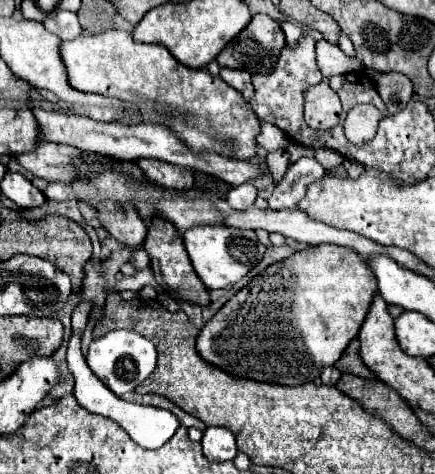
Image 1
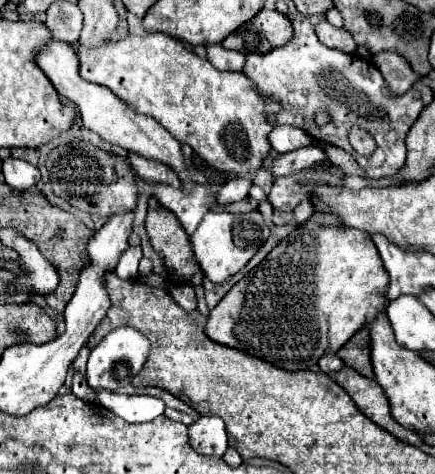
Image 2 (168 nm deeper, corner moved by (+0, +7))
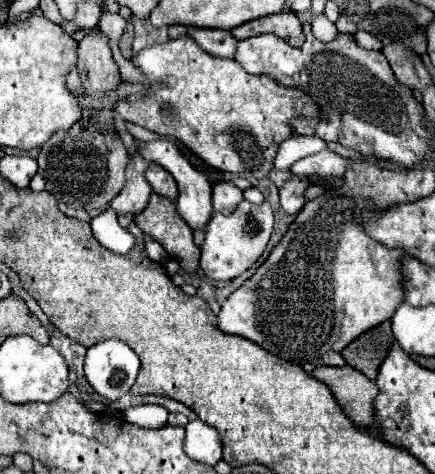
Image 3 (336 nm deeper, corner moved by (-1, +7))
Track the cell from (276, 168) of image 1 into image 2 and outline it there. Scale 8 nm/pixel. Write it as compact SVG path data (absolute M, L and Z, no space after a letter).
M325 171L325 173L309 173L307 181L301 183L299 173L287 177L275 177L273 189L269 193L269 203L279 211L293 211L303 199L309 199L313 193L315 183L329 183L339 185L339 177Z

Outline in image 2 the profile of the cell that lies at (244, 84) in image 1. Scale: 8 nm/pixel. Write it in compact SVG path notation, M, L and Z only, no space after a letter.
M221 45L207 47L207 57L213 63L213 67L217 67L221 71L243 71L243 65L245 65L243 53L223 49Z

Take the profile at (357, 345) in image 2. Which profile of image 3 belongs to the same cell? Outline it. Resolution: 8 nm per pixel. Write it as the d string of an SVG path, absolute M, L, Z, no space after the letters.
M390 321L366 331L364 335L360 335L356 341L352 341L344 351L342 357L346 359L346 363L354 369L358 369L360 373L364 373L368 379L376 379L378 375L378 367L382 365L384 357L388 355L388 351L394 345L394 335L390 329Z

